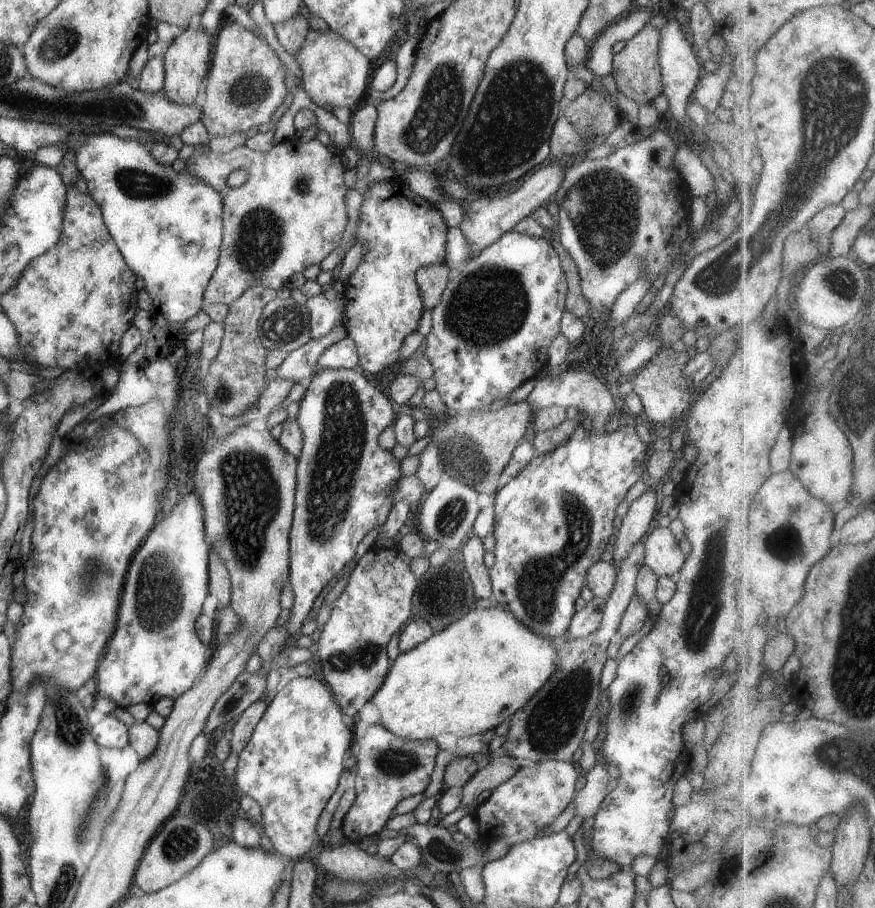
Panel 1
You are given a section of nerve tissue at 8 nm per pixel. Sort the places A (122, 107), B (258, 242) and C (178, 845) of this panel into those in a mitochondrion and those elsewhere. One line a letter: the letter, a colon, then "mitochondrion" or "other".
A: mitochondrion
B: mitochondrion
C: mitochondrion

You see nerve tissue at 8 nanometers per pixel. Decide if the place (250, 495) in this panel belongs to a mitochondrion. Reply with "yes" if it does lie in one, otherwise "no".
yes

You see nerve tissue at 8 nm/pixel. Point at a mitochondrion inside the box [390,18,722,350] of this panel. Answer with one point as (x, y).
(507, 128)

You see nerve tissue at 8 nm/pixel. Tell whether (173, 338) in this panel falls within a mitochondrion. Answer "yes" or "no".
no

